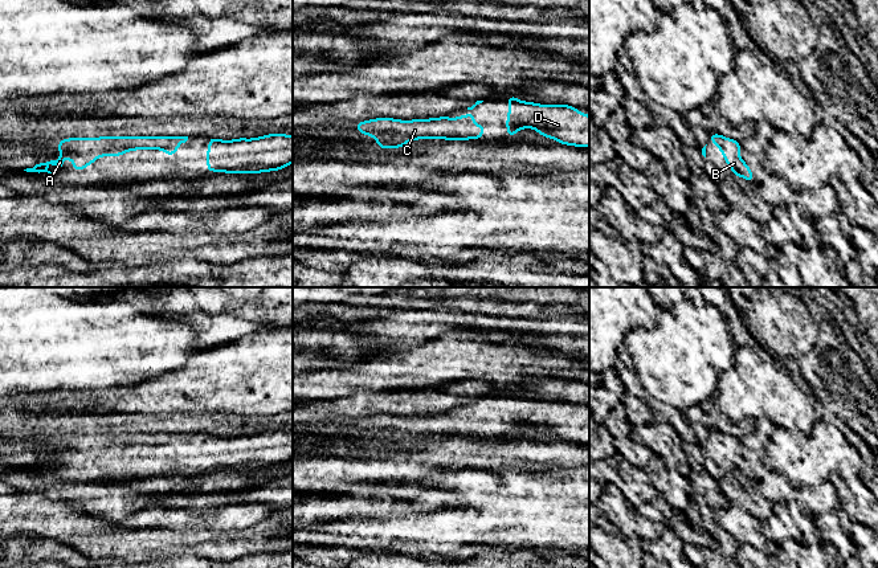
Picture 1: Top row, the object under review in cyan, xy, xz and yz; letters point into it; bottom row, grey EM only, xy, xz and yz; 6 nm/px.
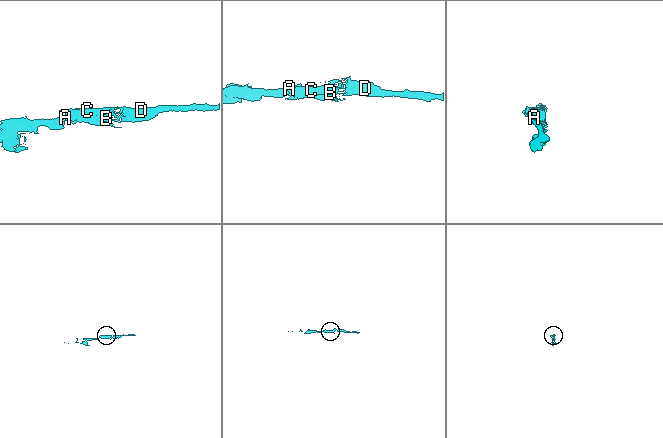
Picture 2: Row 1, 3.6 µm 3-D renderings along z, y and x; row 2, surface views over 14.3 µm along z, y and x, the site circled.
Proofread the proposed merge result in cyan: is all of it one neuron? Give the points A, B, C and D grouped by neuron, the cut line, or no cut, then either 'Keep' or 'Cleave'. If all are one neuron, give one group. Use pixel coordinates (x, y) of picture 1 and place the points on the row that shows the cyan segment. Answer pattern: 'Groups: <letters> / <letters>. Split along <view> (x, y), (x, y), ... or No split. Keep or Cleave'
Groups: A B C D. No split. Keep

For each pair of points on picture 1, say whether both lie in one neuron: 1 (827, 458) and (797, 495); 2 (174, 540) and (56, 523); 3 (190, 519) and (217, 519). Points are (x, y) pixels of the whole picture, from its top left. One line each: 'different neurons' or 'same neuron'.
1: different neurons
2: same neuron
3: same neuron

